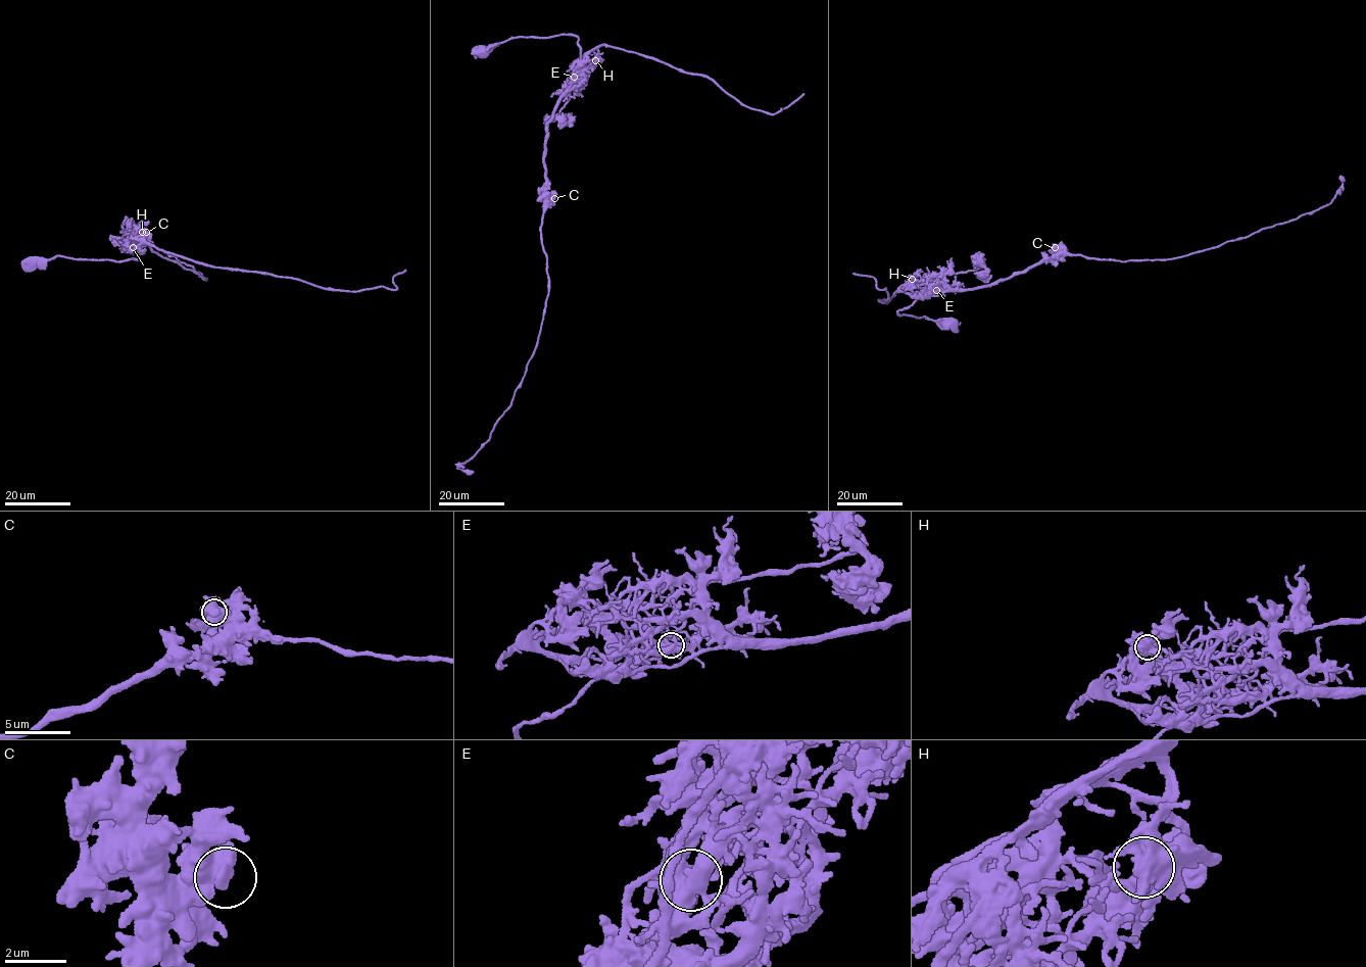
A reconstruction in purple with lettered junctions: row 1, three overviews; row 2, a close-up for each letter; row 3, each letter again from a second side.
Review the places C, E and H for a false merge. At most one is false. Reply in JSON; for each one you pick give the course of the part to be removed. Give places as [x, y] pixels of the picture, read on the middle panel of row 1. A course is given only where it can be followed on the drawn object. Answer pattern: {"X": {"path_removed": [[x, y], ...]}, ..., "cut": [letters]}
{"E": {"path_removed": [[574, 78], [574, 63], [605, 45], [706, 75], [746, 106], [772, 114], [805, 94]]}, "cut": ["E"]}

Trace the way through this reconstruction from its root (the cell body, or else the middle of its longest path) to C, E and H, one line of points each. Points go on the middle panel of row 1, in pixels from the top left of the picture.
C: (546, 141), (546, 188), (554, 198)
E: (546, 141), (552, 110), (574, 78)
H: (546, 141), (554, 107), (578, 85), (585, 69), (595, 60)

